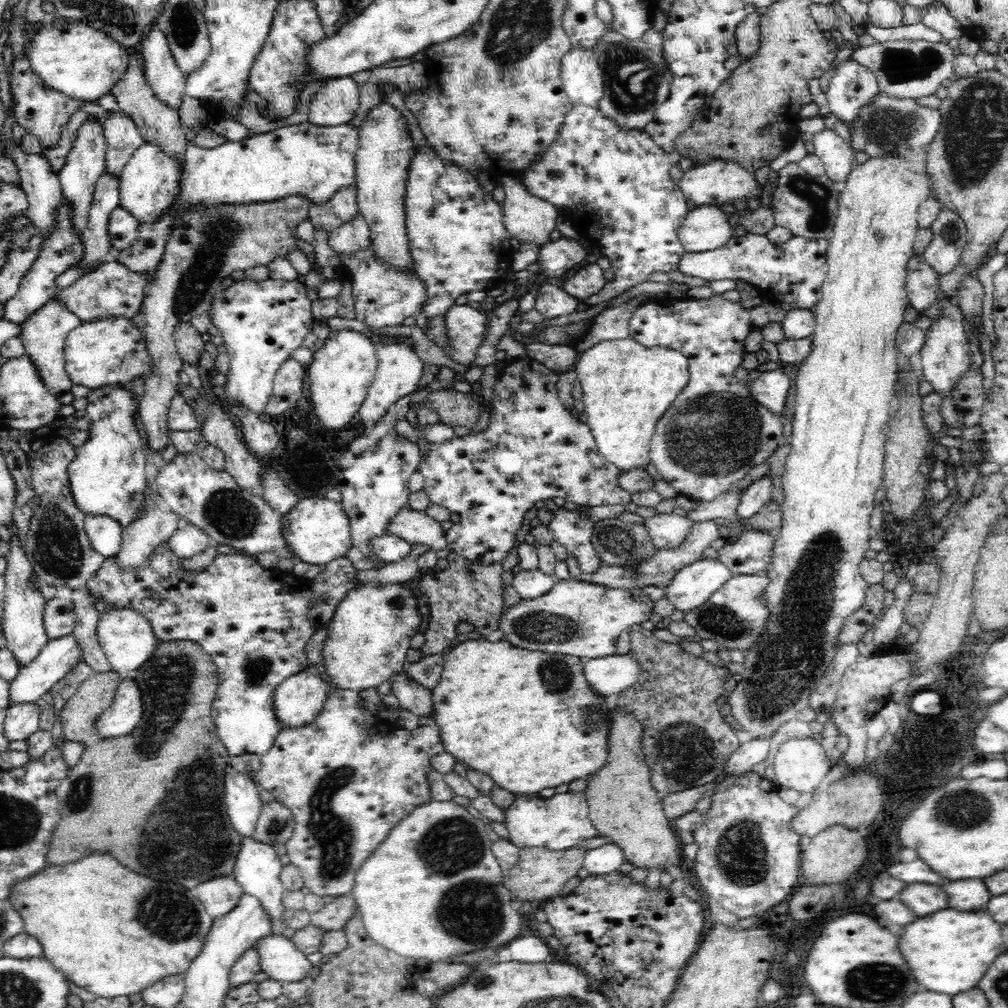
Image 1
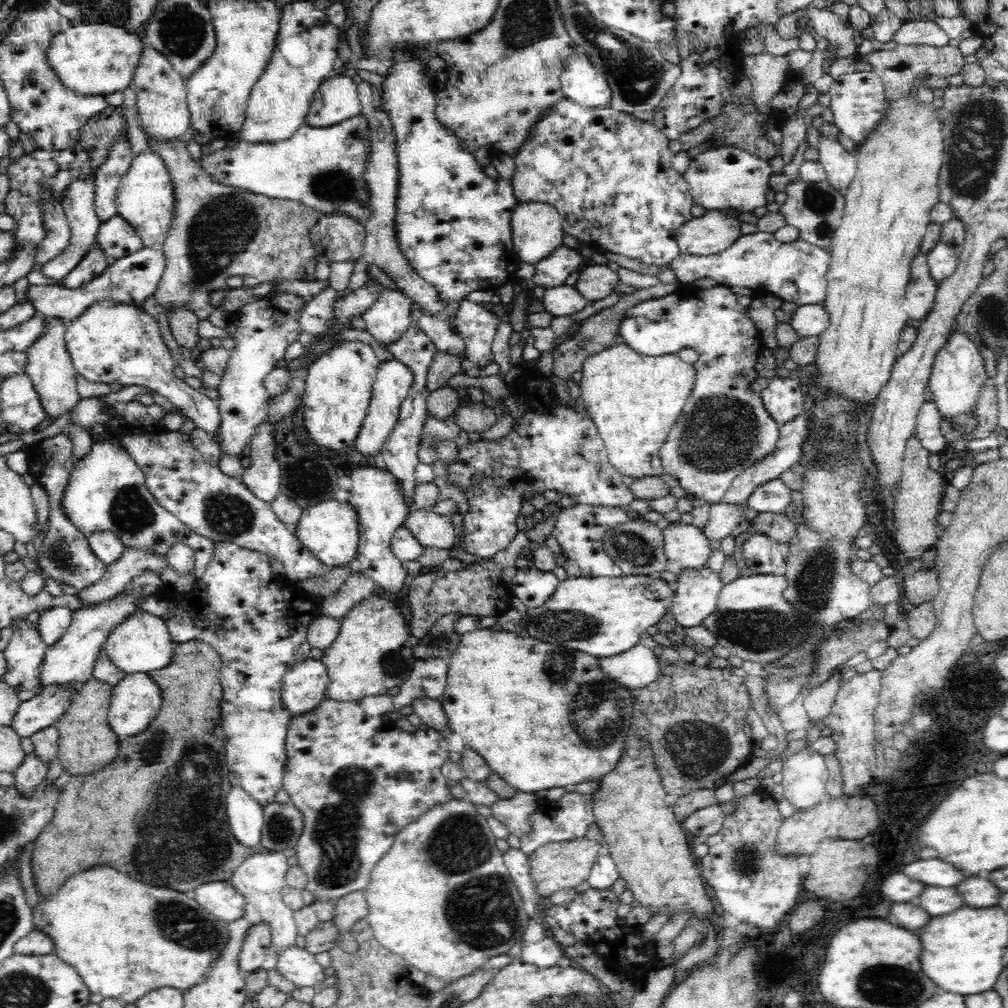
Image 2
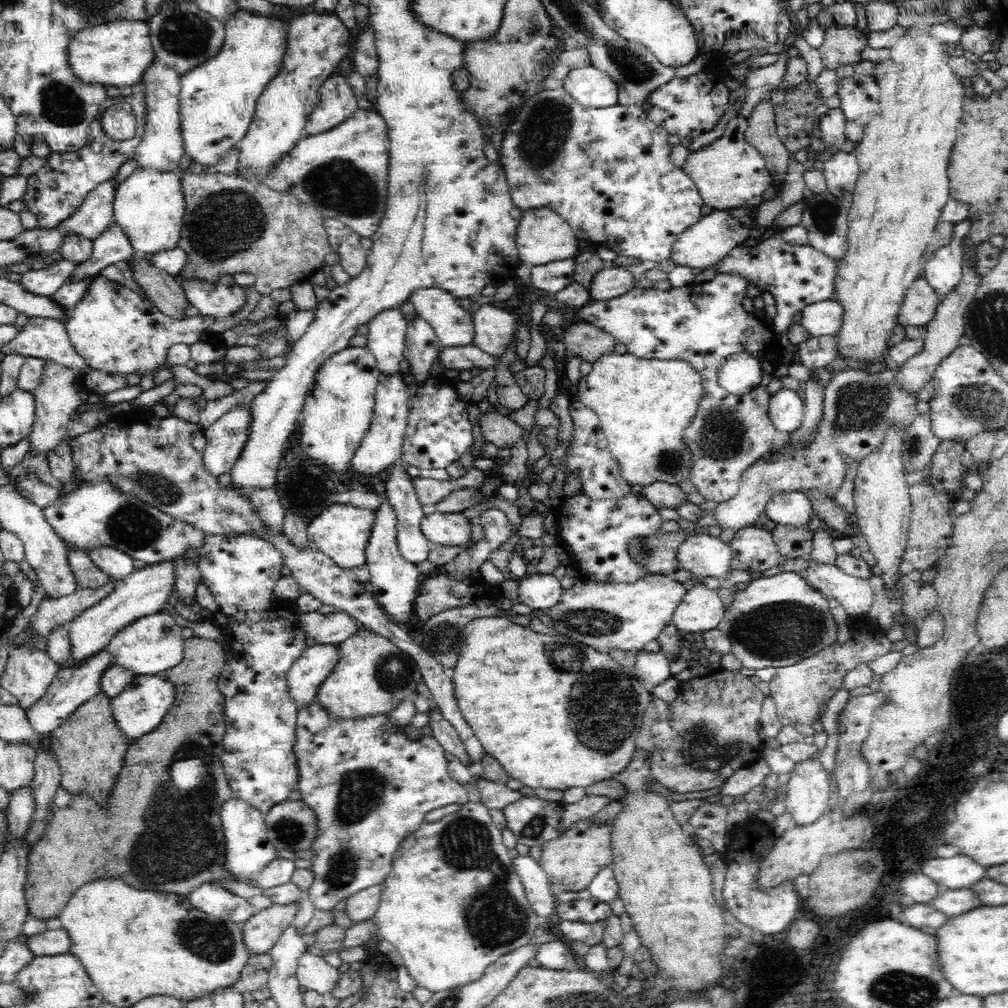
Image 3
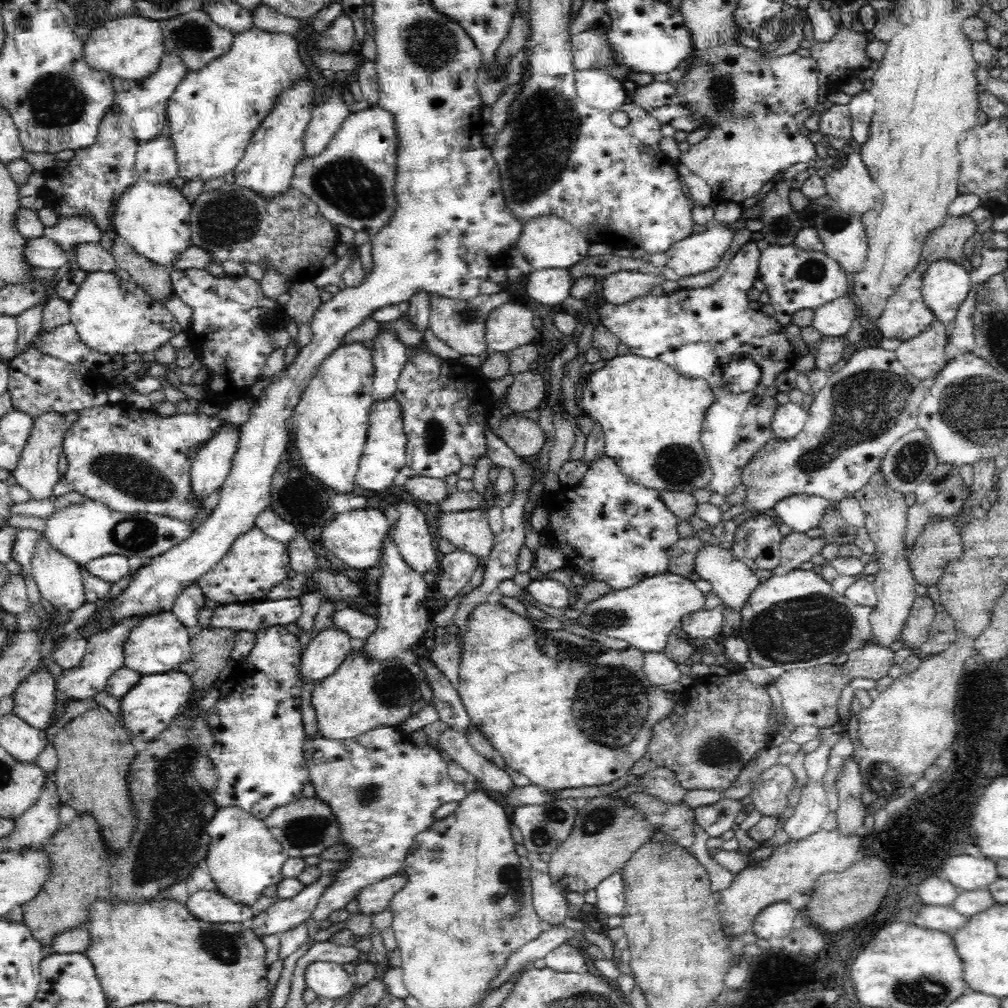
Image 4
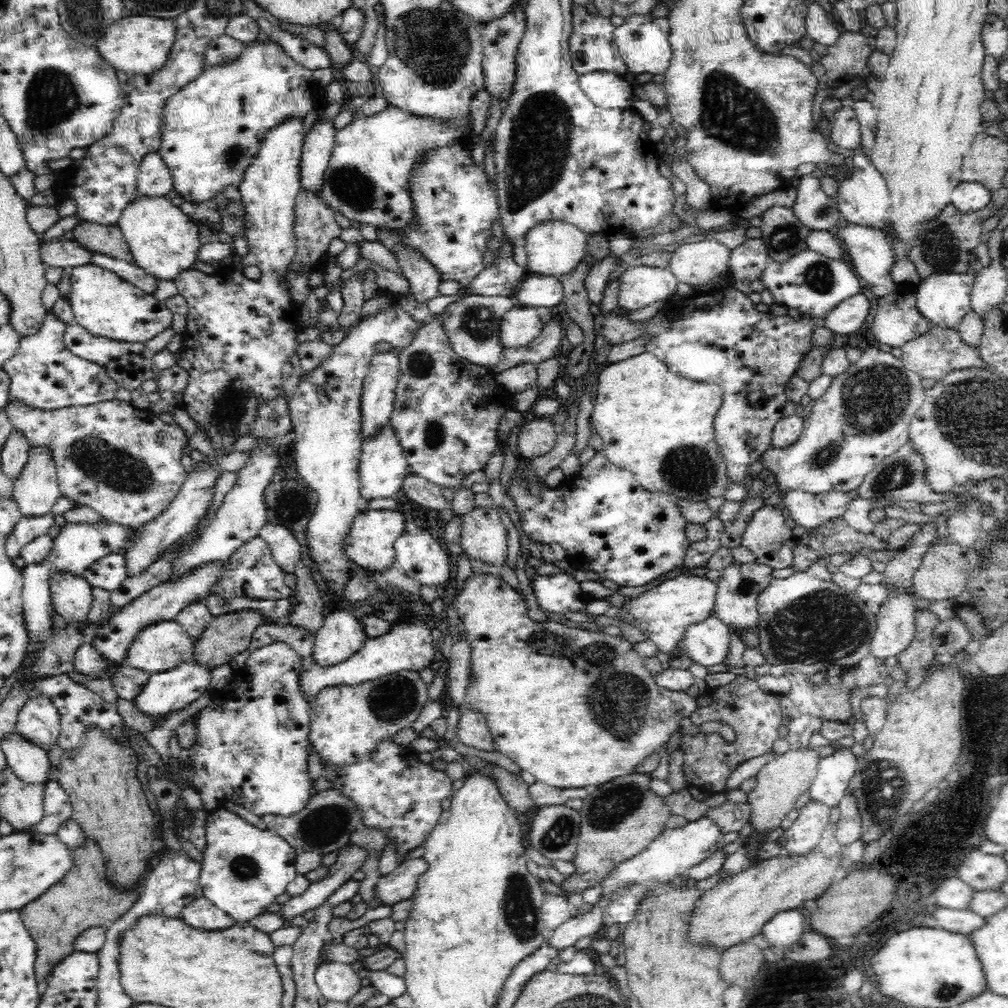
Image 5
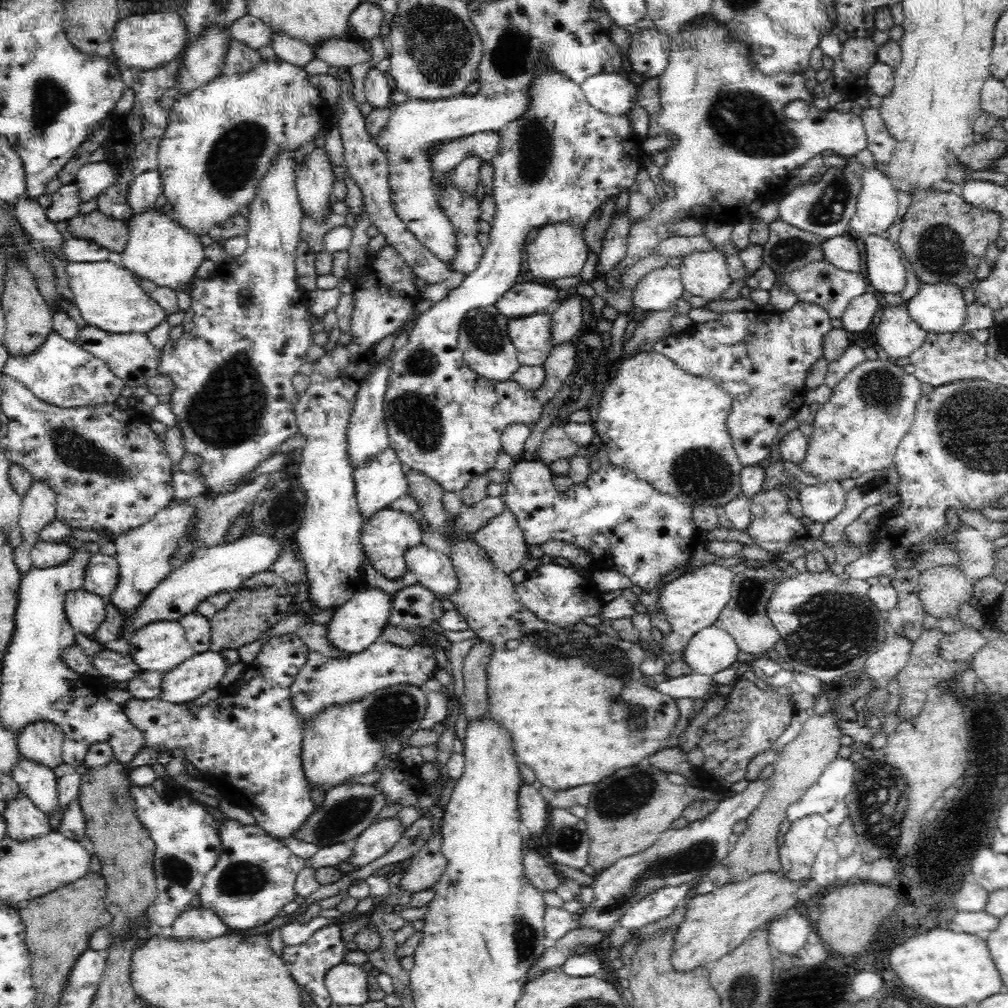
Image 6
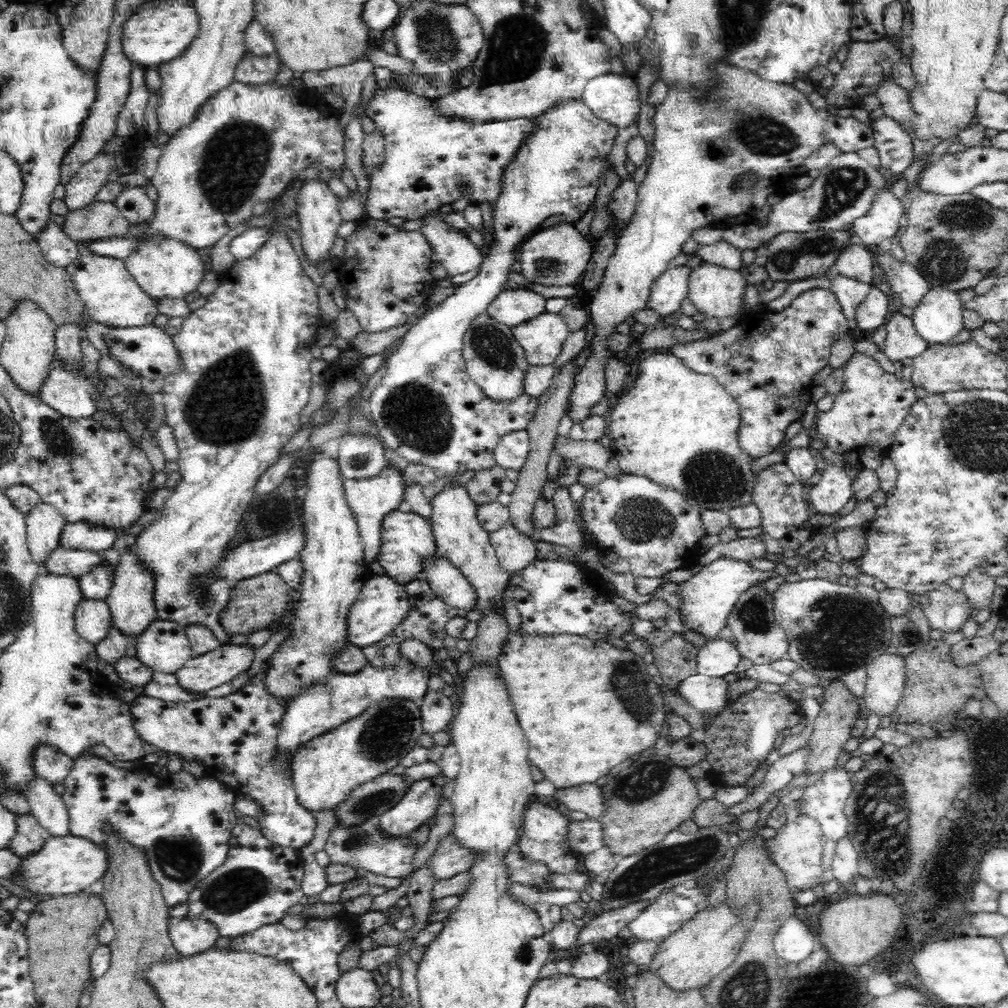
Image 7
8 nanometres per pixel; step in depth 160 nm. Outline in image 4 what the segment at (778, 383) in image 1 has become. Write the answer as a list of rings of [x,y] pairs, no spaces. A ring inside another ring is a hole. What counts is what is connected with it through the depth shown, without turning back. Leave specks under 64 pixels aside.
[[[792,401],[776,406],[771,422],[775,438],[794,438],[804,428],[808,415],[806,405],[800,406]]]

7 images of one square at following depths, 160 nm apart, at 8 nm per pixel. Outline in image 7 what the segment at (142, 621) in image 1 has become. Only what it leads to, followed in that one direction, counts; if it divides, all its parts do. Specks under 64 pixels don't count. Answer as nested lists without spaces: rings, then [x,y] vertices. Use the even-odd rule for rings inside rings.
[[[154,620],[135,639],[136,657],[153,672],[176,673],[194,657],[185,626]]]

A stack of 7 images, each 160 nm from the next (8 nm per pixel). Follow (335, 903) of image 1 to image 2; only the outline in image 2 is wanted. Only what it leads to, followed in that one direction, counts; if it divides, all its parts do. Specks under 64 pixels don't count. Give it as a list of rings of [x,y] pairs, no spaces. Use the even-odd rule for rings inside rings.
[[[352,891],[338,898],[332,921],[341,931],[350,931],[353,924],[364,919],[366,914],[368,914],[368,903],[364,891]]]

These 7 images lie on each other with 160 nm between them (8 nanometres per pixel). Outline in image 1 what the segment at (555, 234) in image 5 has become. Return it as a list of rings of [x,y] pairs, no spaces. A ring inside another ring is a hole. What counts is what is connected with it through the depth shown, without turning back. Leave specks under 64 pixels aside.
[[[502,173],[495,180],[504,188],[506,193],[506,199],[503,202],[503,223],[508,234],[512,238],[516,238],[520,244],[533,242],[538,246],[544,246],[550,240],[550,234],[556,230],[556,222],[561,215],[559,214],[560,210],[556,209],[556,206],[550,202],[545,202],[528,193],[514,173]]]

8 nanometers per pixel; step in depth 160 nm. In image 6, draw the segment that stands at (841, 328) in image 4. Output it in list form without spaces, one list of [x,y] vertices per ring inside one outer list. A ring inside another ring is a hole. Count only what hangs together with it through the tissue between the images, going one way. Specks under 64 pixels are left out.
[[[866,292],[848,304],[844,314],[840,316],[842,328],[848,332],[862,332],[872,324],[878,310],[880,310],[878,298],[874,294]]]

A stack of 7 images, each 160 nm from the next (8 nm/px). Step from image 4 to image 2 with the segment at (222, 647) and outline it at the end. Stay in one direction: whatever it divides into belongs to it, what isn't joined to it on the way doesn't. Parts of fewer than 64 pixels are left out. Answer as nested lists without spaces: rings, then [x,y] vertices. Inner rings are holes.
[[[192,639],[175,645],[168,666],[149,673],[162,693],[158,716],[146,730],[118,740],[118,754],[112,764],[100,772],[70,778],[59,792],[52,820],[34,840],[31,868],[40,897],[50,896],[74,872],[92,866],[112,866],[138,882],[191,894],[205,882],[228,882],[244,858],[254,852],[245,850],[236,840],[226,818],[224,798],[230,792],[230,780],[228,768],[224,766],[225,738],[220,724],[223,692],[218,676],[221,666],[220,655],[212,645]]]

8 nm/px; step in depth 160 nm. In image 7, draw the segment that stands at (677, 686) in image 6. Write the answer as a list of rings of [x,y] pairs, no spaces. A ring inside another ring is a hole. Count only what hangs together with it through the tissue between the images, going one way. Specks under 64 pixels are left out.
[[[695,673],[686,678],[677,692],[698,712],[719,715],[728,706],[729,683],[724,678],[711,678]]]

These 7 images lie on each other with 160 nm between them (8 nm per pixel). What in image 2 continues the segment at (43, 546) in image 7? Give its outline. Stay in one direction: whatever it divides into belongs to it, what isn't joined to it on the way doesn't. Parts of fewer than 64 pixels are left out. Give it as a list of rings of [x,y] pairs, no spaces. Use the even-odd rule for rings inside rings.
[[[44,316],[44,321],[46,321],[46,330],[42,330],[34,345],[28,348],[25,373],[33,382],[48,420],[56,420],[79,403],[81,399],[77,389],[79,374],[66,348],[66,324],[63,323],[63,319]]]

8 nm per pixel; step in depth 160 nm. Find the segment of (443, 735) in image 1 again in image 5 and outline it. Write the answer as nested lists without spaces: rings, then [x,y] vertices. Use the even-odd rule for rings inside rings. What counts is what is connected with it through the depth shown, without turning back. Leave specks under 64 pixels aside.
[[[474,572],[464,582],[464,587],[461,590],[455,588],[450,590],[449,604],[454,605],[464,626],[466,639],[471,646],[471,676],[464,702],[467,708],[474,709],[486,716],[485,720],[494,737],[496,750],[510,757],[521,770],[534,774],[538,782],[546,782],[546,785],[554,788],[586,787],[592,789],[604,784],[604,782],[610,782],[616,776],[630,774],[638,764],[652,753],[661,752],[668,742],[668,738],[680,729],[682,718],[690,717],[697,708],[696,697],[694,698],[686,692],[676,692],[658,687],[655,678],[651,676],[642,663],[643,656],[638,654],[632,647],[632,643],[624,639],[623,636],[610,636],[610,634],[602,631],[593,632],[580,627],[572,628],[554,621],[535,622],[528,616],[527,603],[523,600],[523,596],[516,591],[516,588],[512,588],[510,584],[506,584],[504,580],[500,580],[492,574]]]

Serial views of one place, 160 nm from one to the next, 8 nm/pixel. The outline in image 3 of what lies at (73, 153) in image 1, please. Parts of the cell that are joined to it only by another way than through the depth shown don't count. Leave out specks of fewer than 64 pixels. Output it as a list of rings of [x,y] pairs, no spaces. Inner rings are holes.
[[[63,259],[31,268],[22,275],[19,284],[30,294],[52,296],[72,274],[77,264]]]

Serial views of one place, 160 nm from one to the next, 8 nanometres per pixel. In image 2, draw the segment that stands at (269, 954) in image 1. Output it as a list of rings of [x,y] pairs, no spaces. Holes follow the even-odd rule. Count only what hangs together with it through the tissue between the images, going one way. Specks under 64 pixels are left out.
[[[288,946],[278,954],[275,969],[297,987],[314,987],[326,978],[324,968],[314,955],[305,948]]]

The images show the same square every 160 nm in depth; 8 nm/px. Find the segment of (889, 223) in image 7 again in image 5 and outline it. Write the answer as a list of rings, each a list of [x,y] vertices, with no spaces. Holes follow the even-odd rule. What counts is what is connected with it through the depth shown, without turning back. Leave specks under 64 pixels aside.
[[[864,153],[855,154],[849,162],[854,167],[854,171],[850,174],[850,178],[839,182],[839,190],[836,196],[839,200],[840,214],[850,224],[873,227],[876,222],[884,220],[884,216],[892,206],[886,179],[876,170],[870,157]]]

